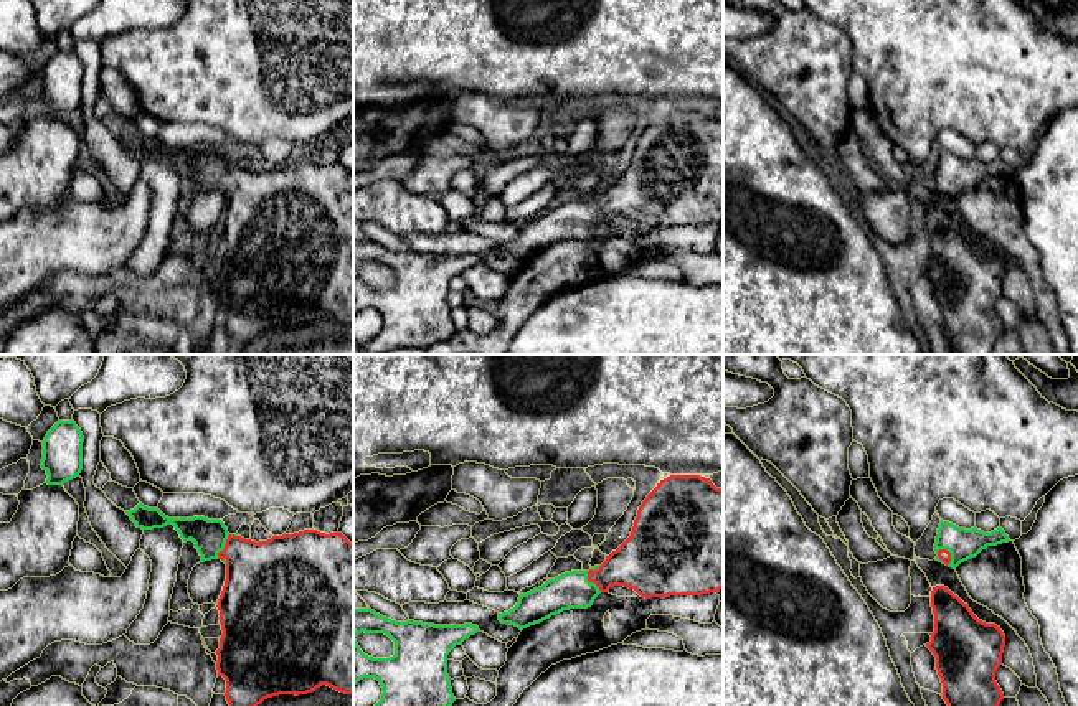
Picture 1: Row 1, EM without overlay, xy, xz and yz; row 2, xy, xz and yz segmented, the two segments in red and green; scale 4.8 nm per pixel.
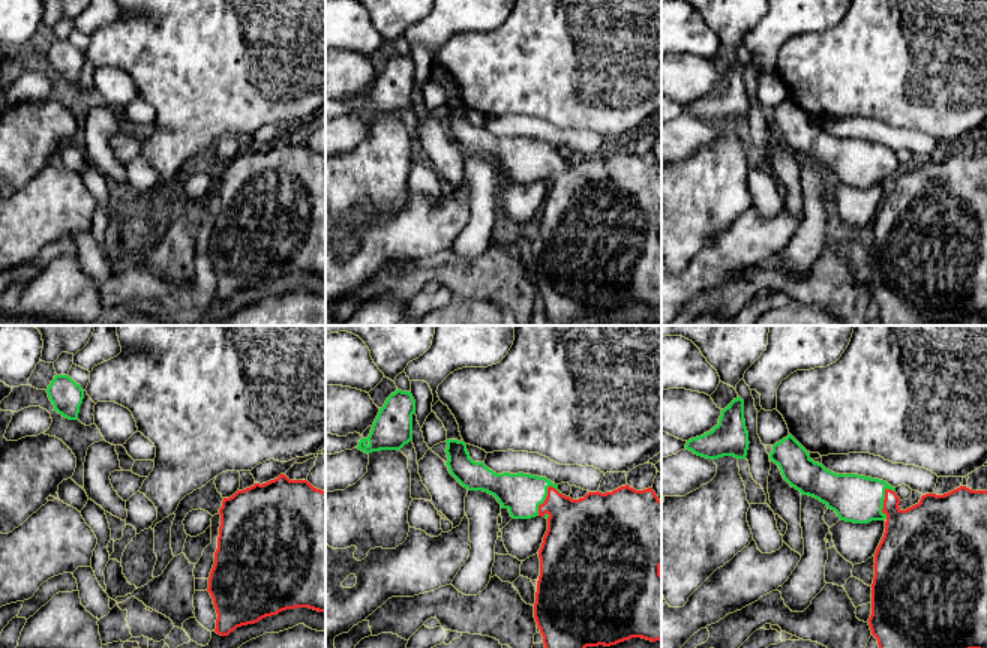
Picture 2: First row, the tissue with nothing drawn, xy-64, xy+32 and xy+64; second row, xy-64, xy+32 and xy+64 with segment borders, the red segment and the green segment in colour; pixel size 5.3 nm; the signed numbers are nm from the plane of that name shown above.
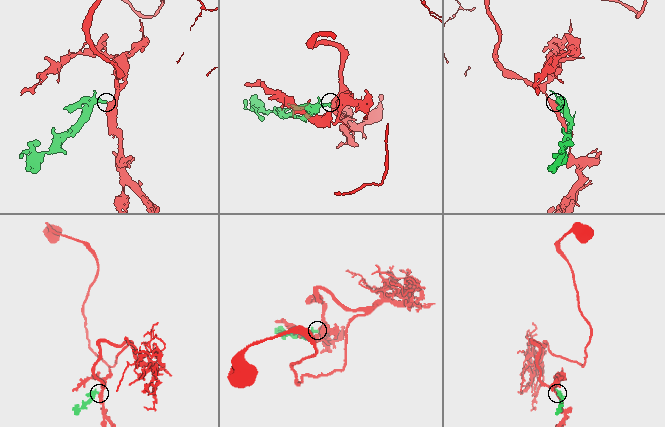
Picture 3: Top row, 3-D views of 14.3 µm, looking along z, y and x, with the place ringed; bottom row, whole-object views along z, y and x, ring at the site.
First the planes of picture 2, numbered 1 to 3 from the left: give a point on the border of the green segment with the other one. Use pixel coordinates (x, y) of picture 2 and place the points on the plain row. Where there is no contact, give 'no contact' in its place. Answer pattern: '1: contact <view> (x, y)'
1: no contact
2: contact xy+32 (546, 162)
3: contact xy+64 (884, 167)

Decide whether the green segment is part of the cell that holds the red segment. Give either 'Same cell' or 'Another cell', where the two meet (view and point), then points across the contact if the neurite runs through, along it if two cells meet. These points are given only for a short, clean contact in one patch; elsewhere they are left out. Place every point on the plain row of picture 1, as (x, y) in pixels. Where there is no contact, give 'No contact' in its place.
Same cell. Touches red at xy (225, 177). Path across: xy (264, 210), (240, 185), (225, 177), (210, 167)

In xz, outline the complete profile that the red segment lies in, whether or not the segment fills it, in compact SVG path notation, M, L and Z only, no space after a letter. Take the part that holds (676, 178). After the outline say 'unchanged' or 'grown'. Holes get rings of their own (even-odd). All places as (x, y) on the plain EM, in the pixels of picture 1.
M670 106L657 114L637 140L631 167L601 196L589 201L571 201L548 209L541 218L520 224L508 242L499 244L502 254L520 261L540 254L570 239L588 239L601 223L611 216L634 219L641 228L702 226L720 223L723 218L723 120L700 106Z; grown

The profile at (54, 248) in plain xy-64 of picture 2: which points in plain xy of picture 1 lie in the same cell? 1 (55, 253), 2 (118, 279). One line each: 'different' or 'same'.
1: different
2: same

